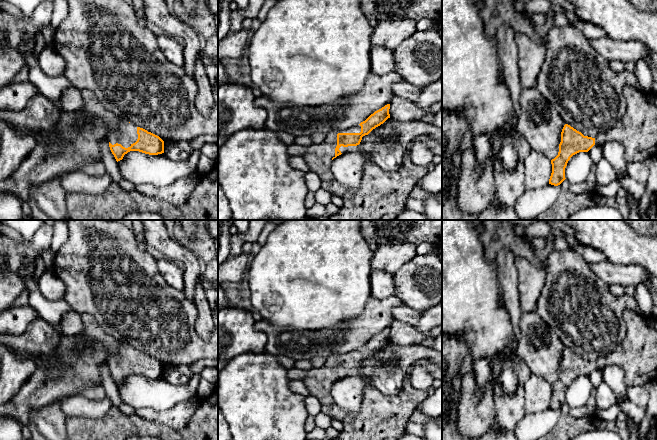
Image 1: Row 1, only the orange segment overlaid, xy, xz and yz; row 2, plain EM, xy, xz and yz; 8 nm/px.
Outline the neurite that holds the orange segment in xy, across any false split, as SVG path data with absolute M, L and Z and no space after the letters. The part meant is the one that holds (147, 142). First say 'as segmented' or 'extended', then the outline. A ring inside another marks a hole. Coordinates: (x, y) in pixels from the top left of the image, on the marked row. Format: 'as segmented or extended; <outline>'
extended; M122 120L117 132L109 132L108 142L117 162L130 151L149 155L164 153L164 141L159 136L125 120Z

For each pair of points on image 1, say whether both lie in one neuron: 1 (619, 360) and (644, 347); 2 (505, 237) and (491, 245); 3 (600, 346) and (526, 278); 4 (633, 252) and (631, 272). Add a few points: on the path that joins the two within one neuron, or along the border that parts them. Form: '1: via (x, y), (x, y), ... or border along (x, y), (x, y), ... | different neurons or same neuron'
1: via (625, 357), (635, 356), (638, 353) | same neuron
2: via (502, 237), (499, 237), (494, 242) | same neuron
3: border along (545, 270), (545, 284), (534, 310) | different neurons
4: border along (609, 260), (618, 264), (638, 264), (646, 271) | different neurons

